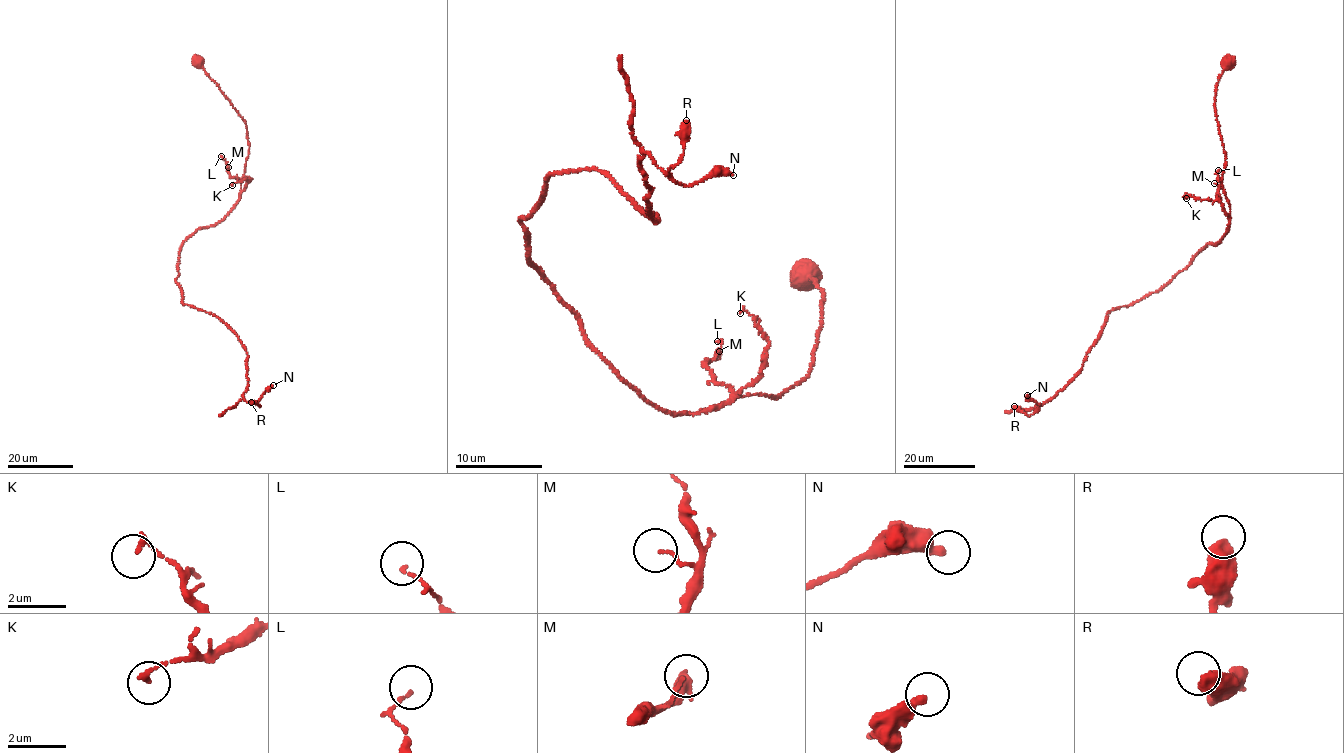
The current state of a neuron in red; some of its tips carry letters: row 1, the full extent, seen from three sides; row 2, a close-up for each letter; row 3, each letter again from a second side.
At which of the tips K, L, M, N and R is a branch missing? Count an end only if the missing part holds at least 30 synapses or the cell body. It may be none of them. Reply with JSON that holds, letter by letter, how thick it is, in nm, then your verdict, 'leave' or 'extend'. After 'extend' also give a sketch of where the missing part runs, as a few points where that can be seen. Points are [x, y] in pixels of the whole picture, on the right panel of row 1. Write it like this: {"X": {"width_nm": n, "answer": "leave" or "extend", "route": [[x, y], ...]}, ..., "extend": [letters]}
{"K": {"width_nm": 130, "answer": "leave"}, "L": {"width_nm": 90, "answer": "leave"}, "M": {"width_nm": 100, "answer": "leave"}, "N": {"width_nm": 360, "answer": "leave"}, "R": {"width_nm": 550, "answer": "leave"}, "extend": []}

